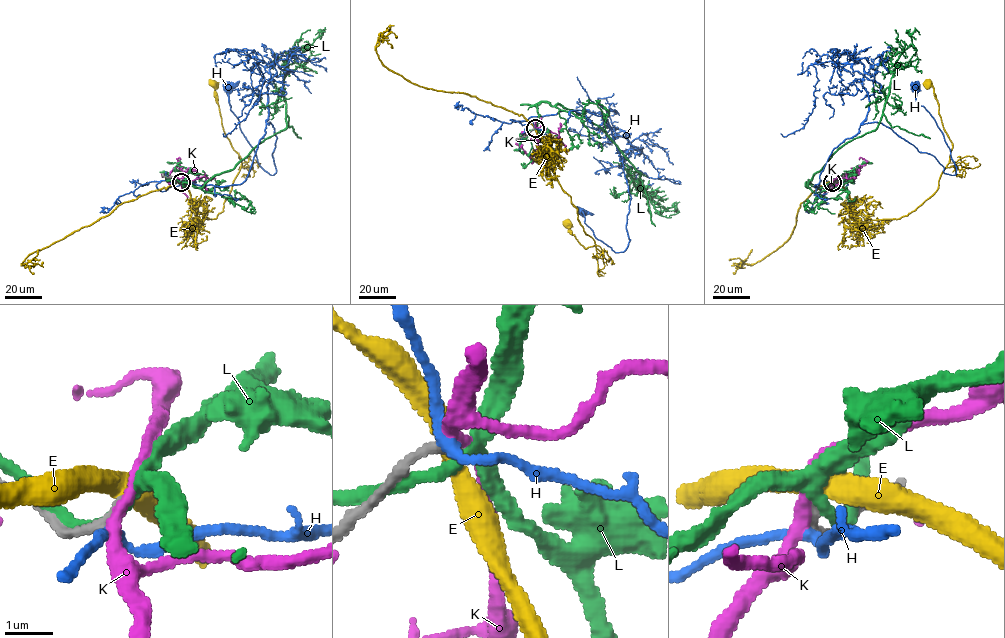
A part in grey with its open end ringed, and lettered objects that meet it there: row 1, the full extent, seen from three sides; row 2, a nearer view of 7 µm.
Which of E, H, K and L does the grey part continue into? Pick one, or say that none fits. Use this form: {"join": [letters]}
{"join": []}

